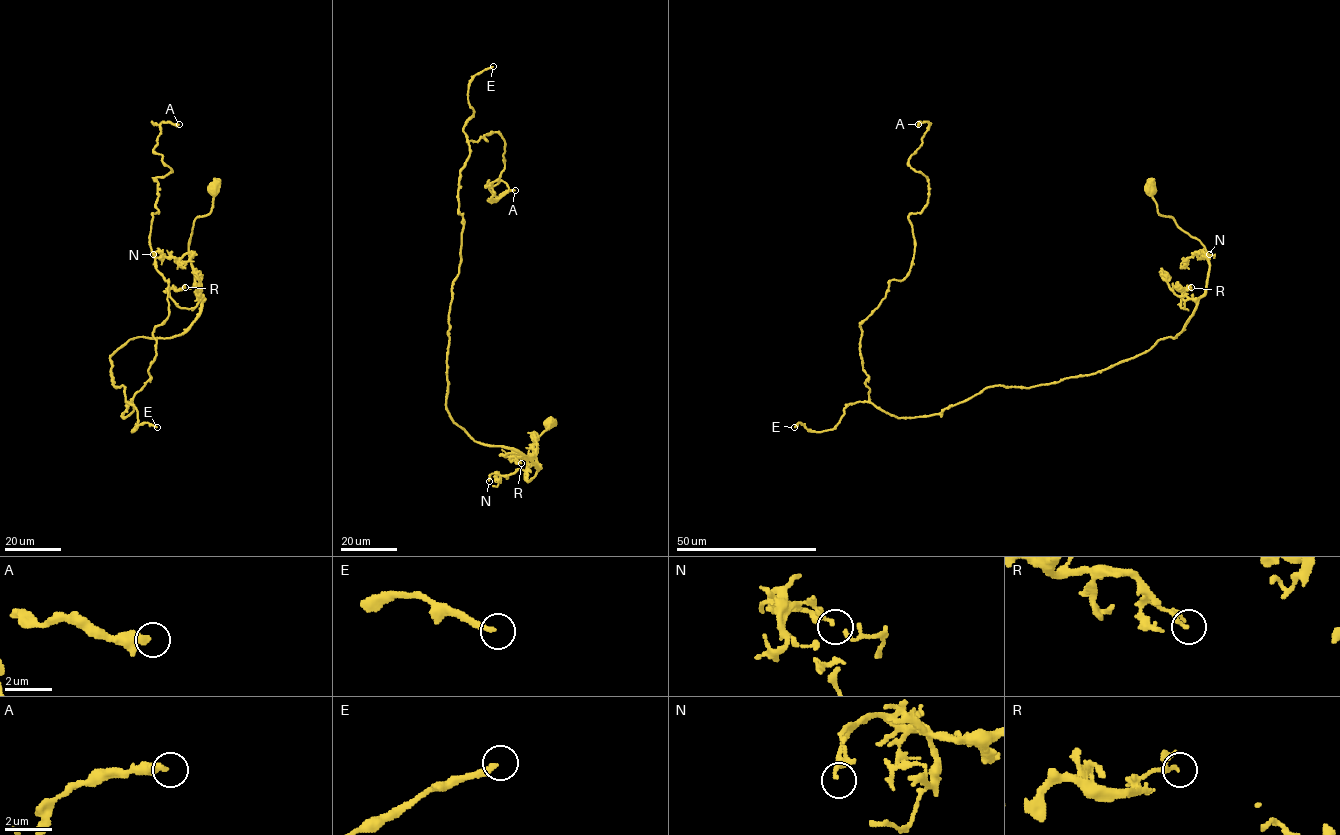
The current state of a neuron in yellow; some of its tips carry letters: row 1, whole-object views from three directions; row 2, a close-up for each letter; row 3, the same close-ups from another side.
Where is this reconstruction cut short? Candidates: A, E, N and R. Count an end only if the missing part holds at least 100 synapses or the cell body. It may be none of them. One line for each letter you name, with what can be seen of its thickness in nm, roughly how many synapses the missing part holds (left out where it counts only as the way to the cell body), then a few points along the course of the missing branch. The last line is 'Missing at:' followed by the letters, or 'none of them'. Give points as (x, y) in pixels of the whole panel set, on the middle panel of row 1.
E: 240 nm | 120 syn | (493, 66), (520, 55), (537, 79), (578, 79), (640, 114), (653, 106), (649, 91), (637, 97), (630, 117)
Missing at: E

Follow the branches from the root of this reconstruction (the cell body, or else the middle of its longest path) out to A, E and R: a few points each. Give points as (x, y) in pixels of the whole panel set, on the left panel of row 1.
A: (213, 190), (199, 315), (110, 357), (123, 418), (168, 316), (153, 149), (179, 124)
E: (213, 190), (189, 245), (199, 315), (110, 357), (132, 431), (157, 427)
R: (213, 190), (211, 211), (195, 219), (189, 245), (203, 298), (193, 308), (170, 296), (185, 287)

